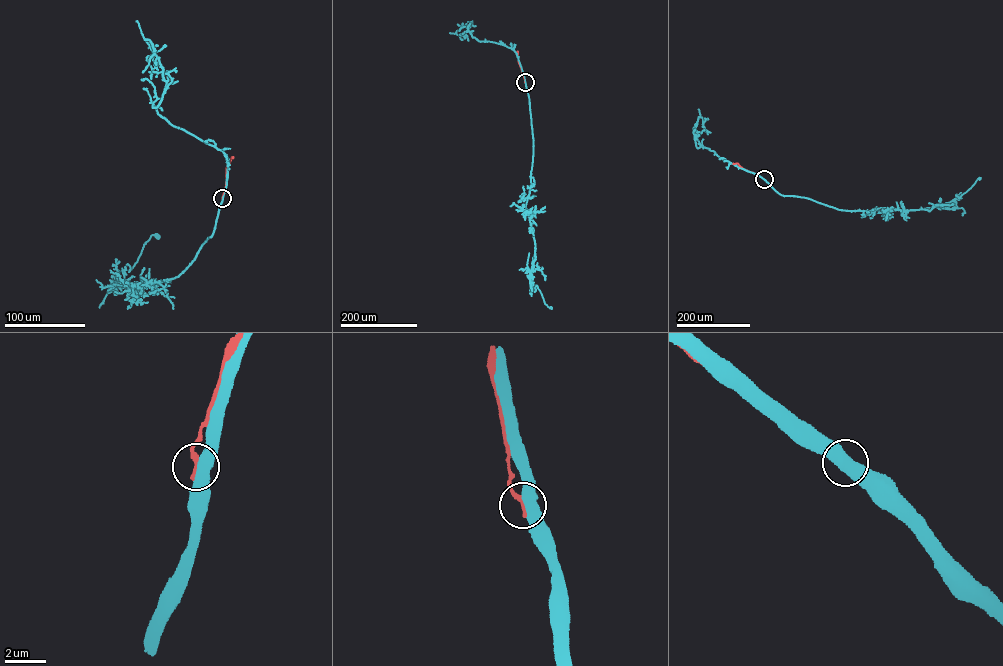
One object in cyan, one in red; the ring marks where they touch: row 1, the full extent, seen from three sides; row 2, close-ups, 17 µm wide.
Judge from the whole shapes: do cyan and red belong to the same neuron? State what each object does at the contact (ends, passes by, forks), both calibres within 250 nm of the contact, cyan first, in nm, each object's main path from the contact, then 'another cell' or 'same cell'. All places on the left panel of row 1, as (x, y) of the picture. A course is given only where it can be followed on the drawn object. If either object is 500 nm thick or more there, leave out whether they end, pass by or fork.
550/260 nm | cyan via (222, 198), (189, 265), (140, 278), (133, 292), (118, 271), (157, 236) | red via (222, 198), (226, 169), (233, 157) | another cell

